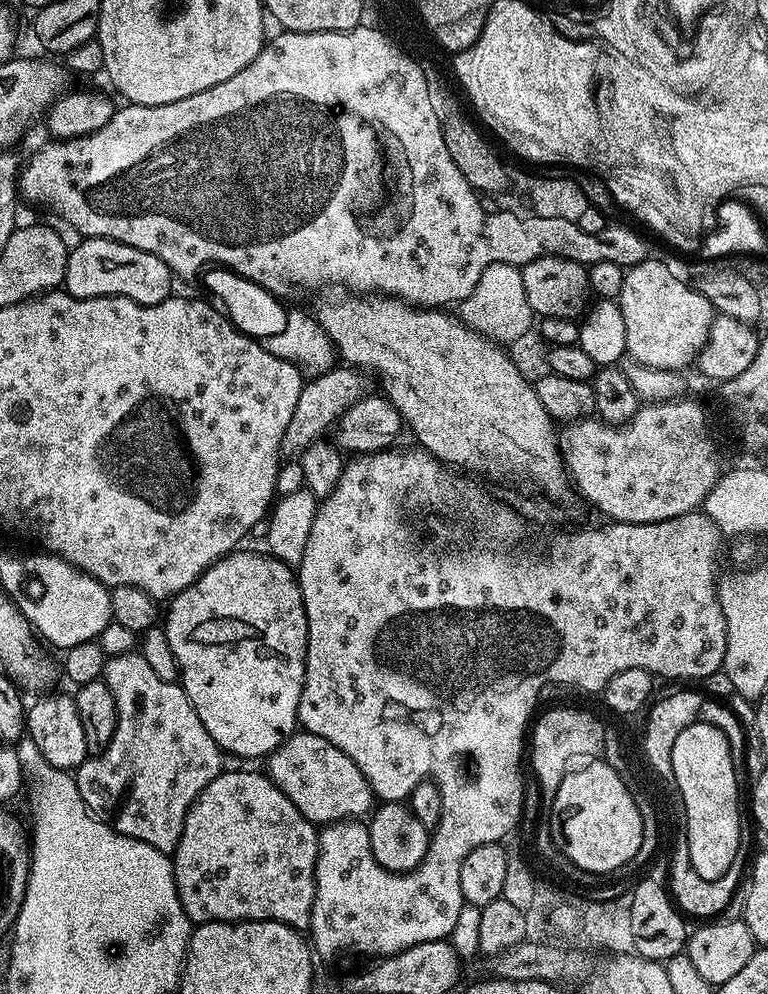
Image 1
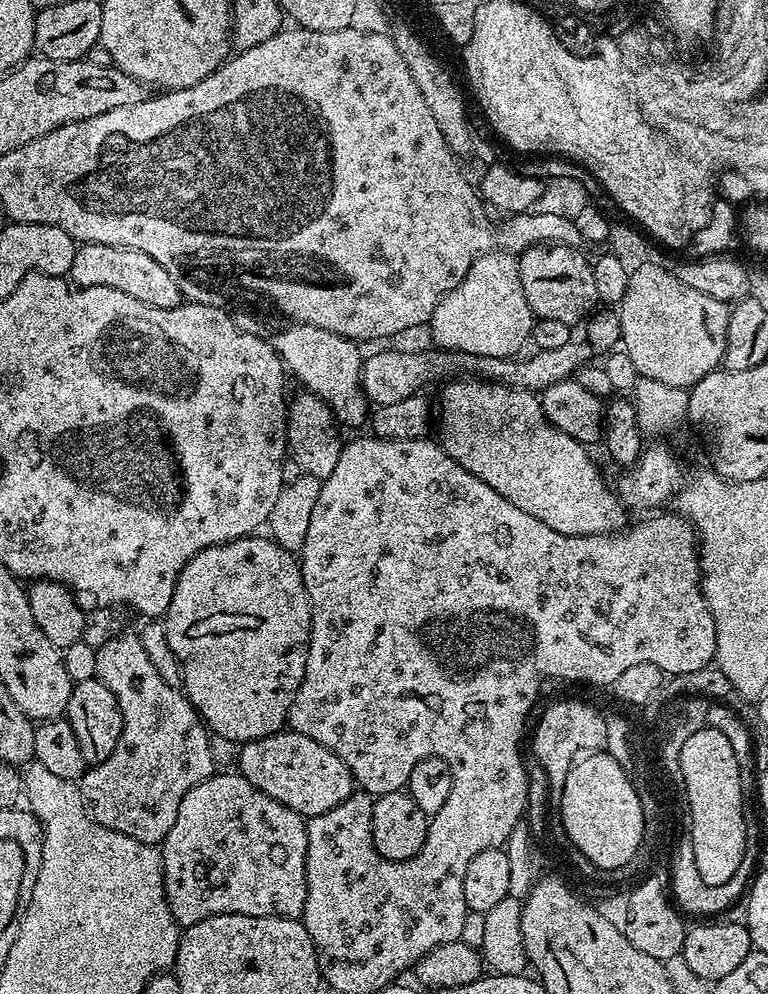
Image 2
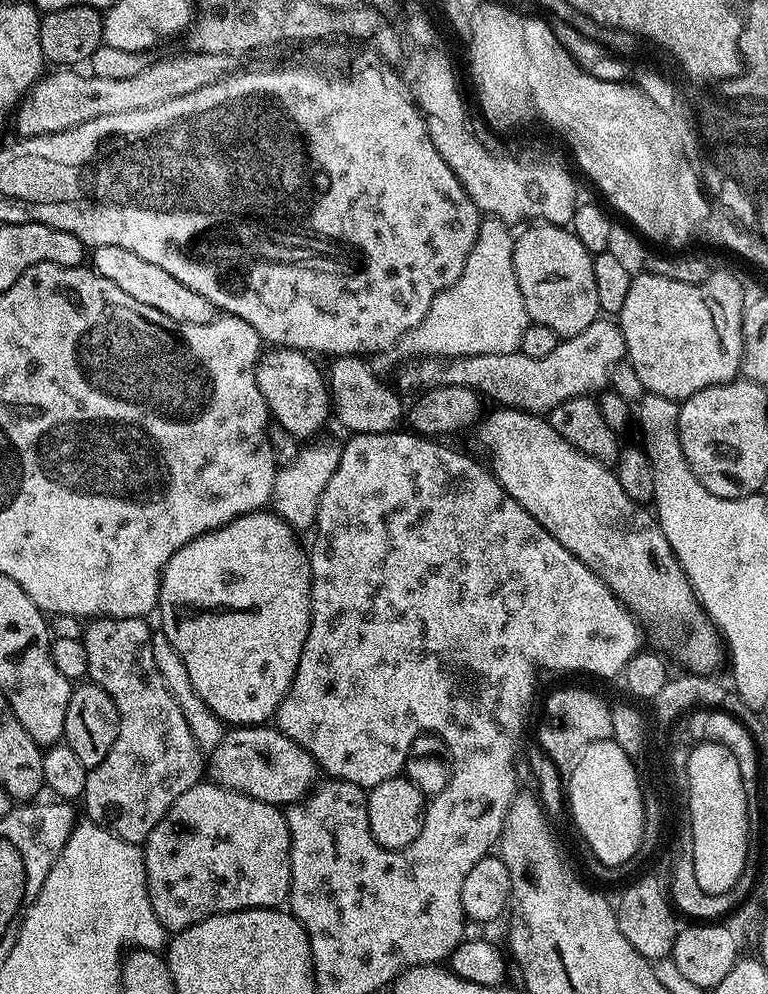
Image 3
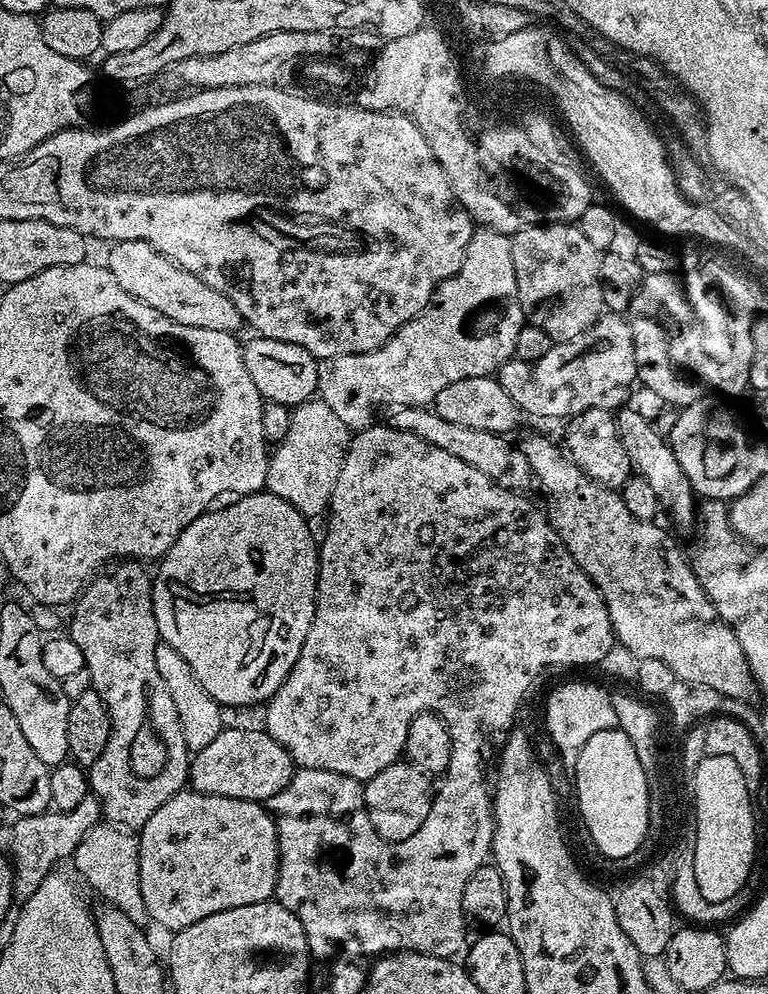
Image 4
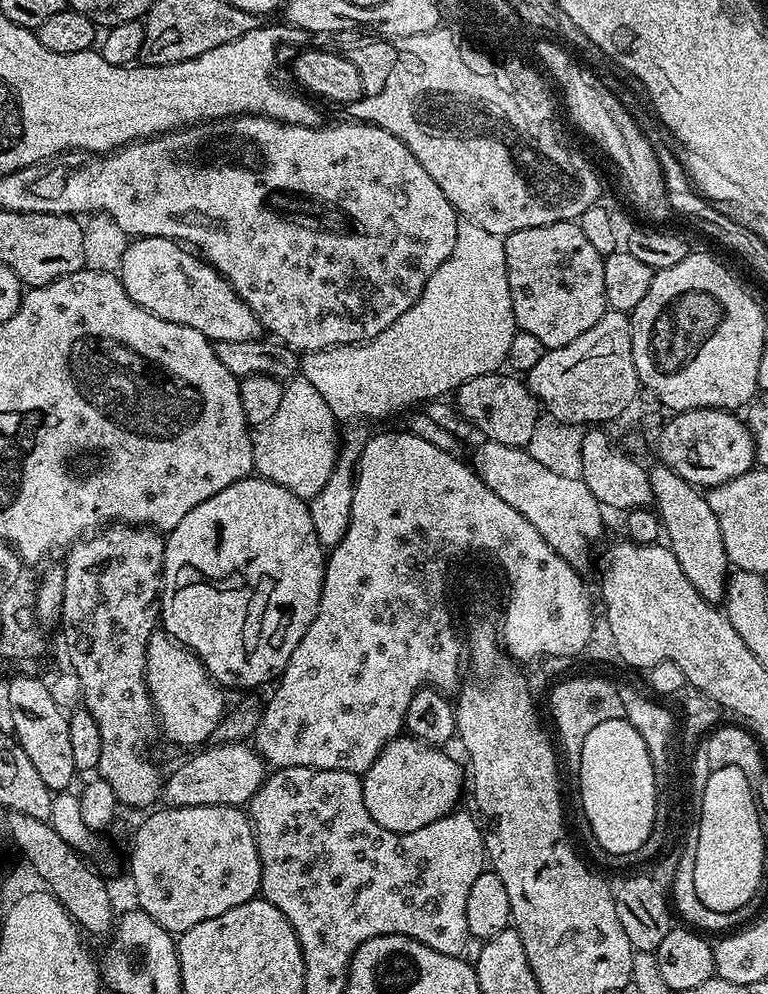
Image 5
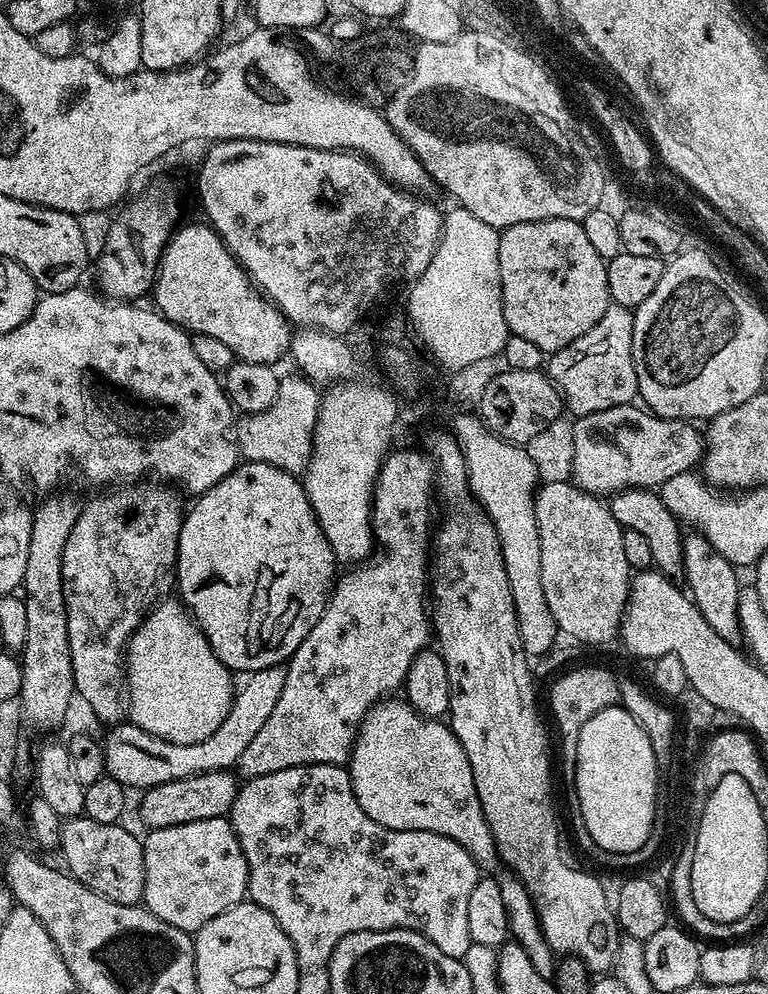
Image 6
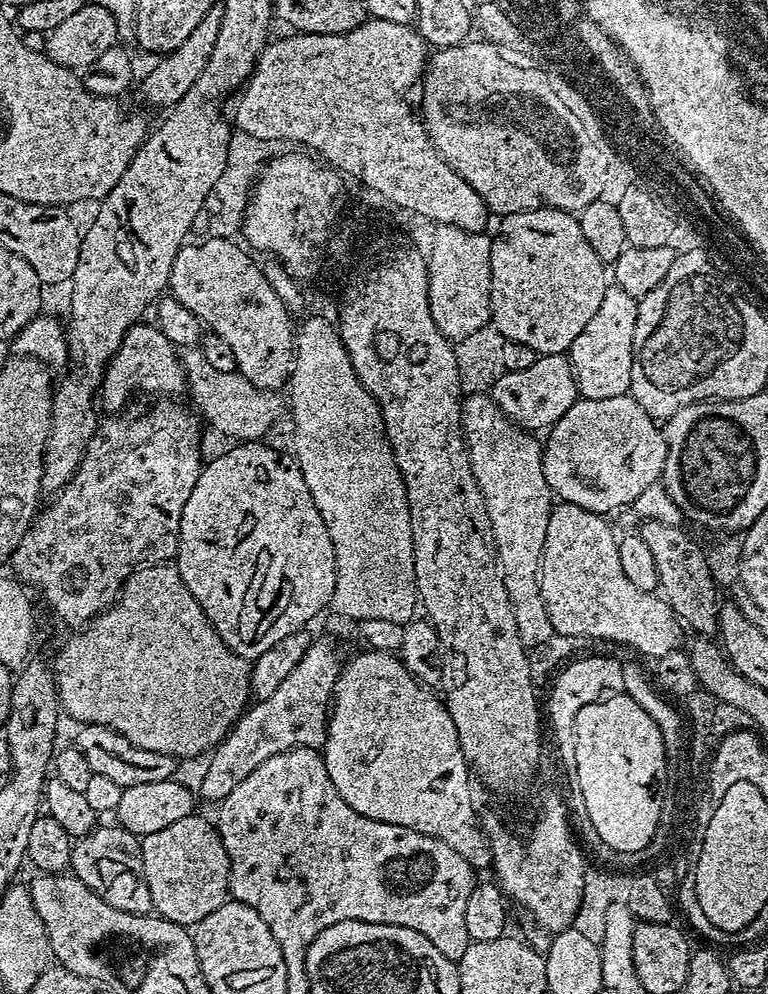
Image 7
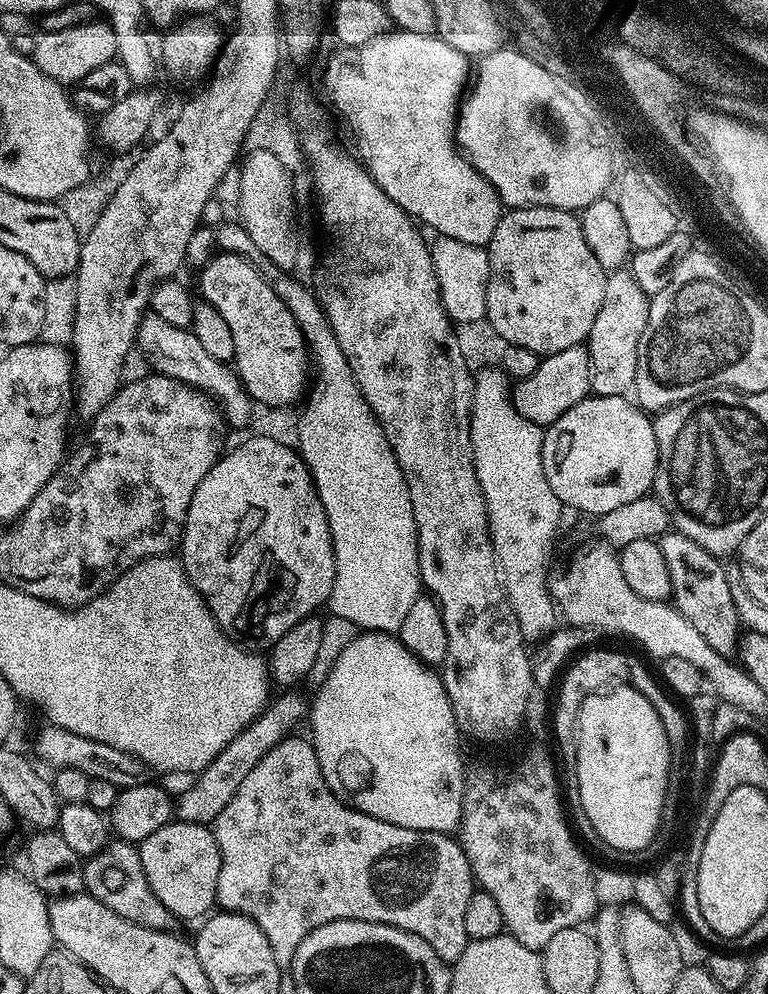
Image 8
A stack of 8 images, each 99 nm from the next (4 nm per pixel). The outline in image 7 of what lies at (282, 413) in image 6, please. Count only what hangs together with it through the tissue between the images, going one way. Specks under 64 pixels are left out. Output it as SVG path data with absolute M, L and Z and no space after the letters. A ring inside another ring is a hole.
M199 347L189 348L182 356L186 388L189 393L192 391L192 396L196 399L195 407L199 415L212 423L214 431L229 436L229 441L263 441L267 437L264 435L275 426L276 419L280 416L280 400L276 397L279 395L255 388L245 376L235 370L223 372L222 369L215 368L200 351Z

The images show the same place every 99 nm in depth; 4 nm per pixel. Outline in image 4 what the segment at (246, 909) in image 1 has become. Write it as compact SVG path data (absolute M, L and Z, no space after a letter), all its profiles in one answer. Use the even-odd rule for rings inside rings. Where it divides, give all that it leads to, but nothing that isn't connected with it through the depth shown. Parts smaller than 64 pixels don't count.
M182 790L150 814L144 827L139 829L138 839L138 878L142 902L148 911L148 920L169 928L169 933L175 934L186 926L194 926L194 922L202 922L202 918L210 918L210 914L271 900L276 895L280 861L276 819L261 801Z

